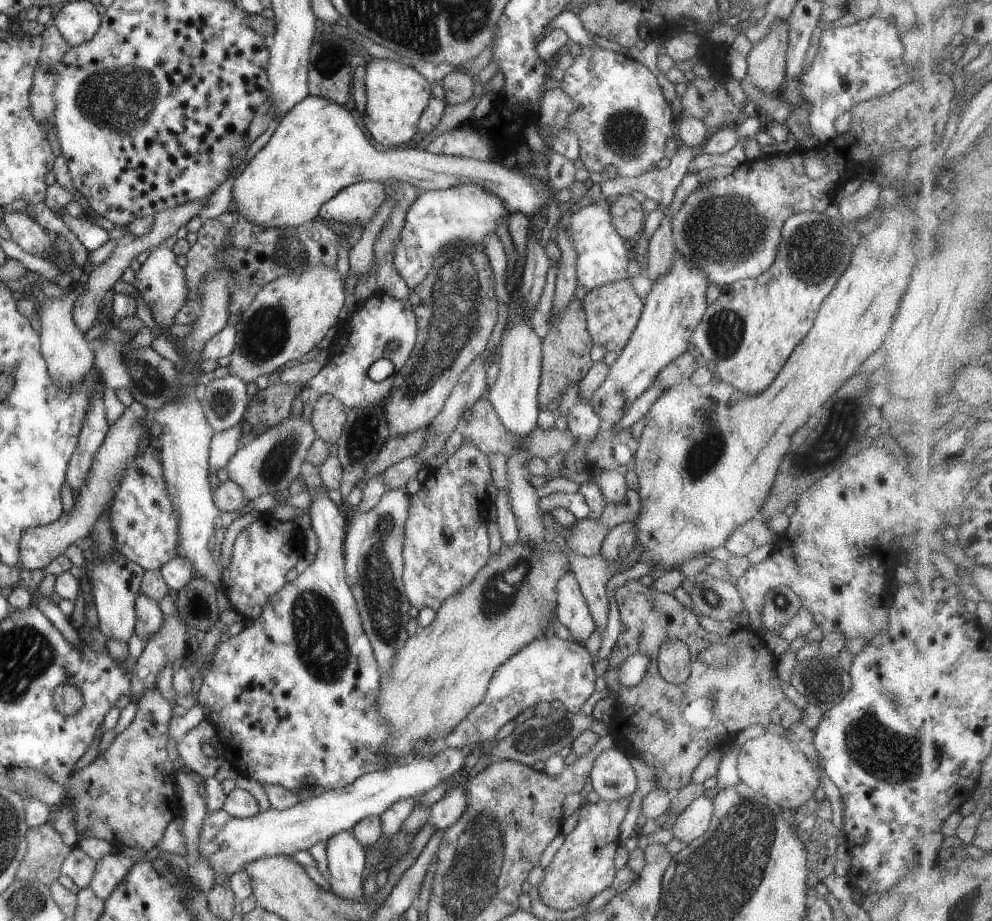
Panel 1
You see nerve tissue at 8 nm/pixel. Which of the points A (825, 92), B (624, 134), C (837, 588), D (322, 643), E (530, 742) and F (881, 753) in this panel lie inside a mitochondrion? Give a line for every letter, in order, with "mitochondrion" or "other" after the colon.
A: mitochondrion
B: mitochondrion
C: other
D: mitochondrion
E: mitochondrion
F: mitochondrion

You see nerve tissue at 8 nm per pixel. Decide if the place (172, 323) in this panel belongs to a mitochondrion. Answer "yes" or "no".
no

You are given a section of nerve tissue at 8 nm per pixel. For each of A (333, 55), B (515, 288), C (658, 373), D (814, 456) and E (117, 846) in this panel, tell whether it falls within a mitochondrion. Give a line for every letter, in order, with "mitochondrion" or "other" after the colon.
A: mitochondrion
B: other
C: other
D: mitochondrion
E: other

